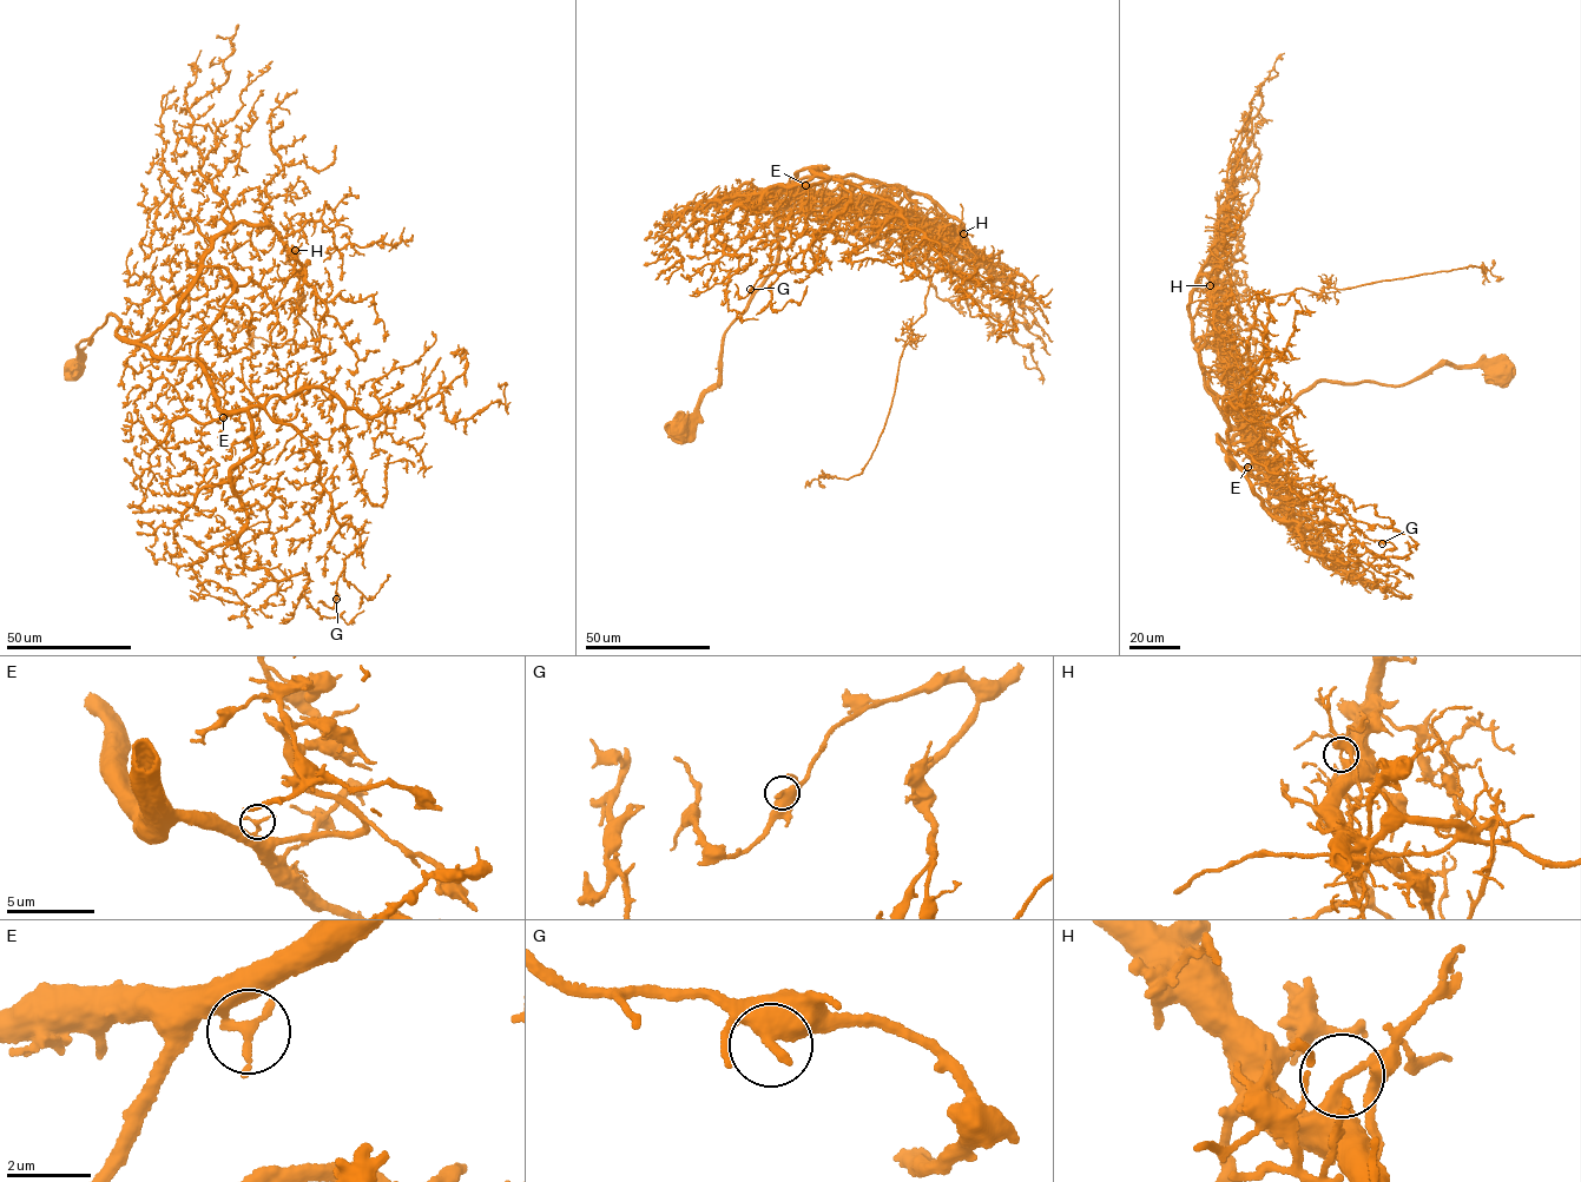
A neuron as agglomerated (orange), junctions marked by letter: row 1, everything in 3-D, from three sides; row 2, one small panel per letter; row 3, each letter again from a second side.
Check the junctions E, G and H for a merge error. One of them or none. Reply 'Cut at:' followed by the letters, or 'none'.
Cut at: H

